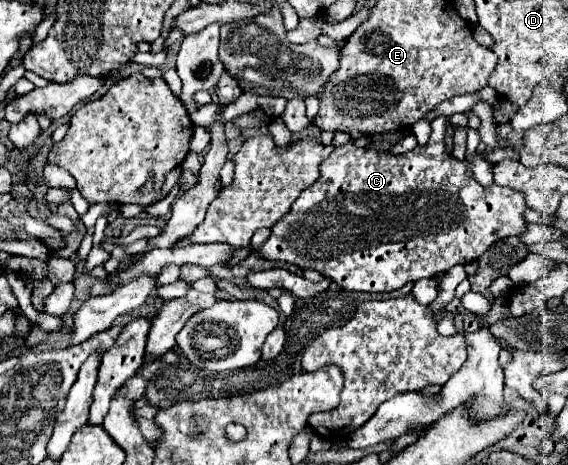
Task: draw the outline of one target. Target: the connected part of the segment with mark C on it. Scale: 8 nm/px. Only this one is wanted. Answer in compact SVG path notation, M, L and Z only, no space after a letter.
M446 116L432 120L432 136L428 144L416 146L404 154L358 148L354 140L334 146L320 168L322 176L318 182L304 190L292 204L292 210L276 222L274 230L278 230L278 234L272 232L262 246L248 246L248 250L264 260L288 262L300 270L318 270L344 290L392 292L402 288L406 282L436 278L456 264L474 262L496 240L522 234L526 230L522 214L528 208L524 196L498 184L480 186L468 174L466 162L446 152L446 120Z

